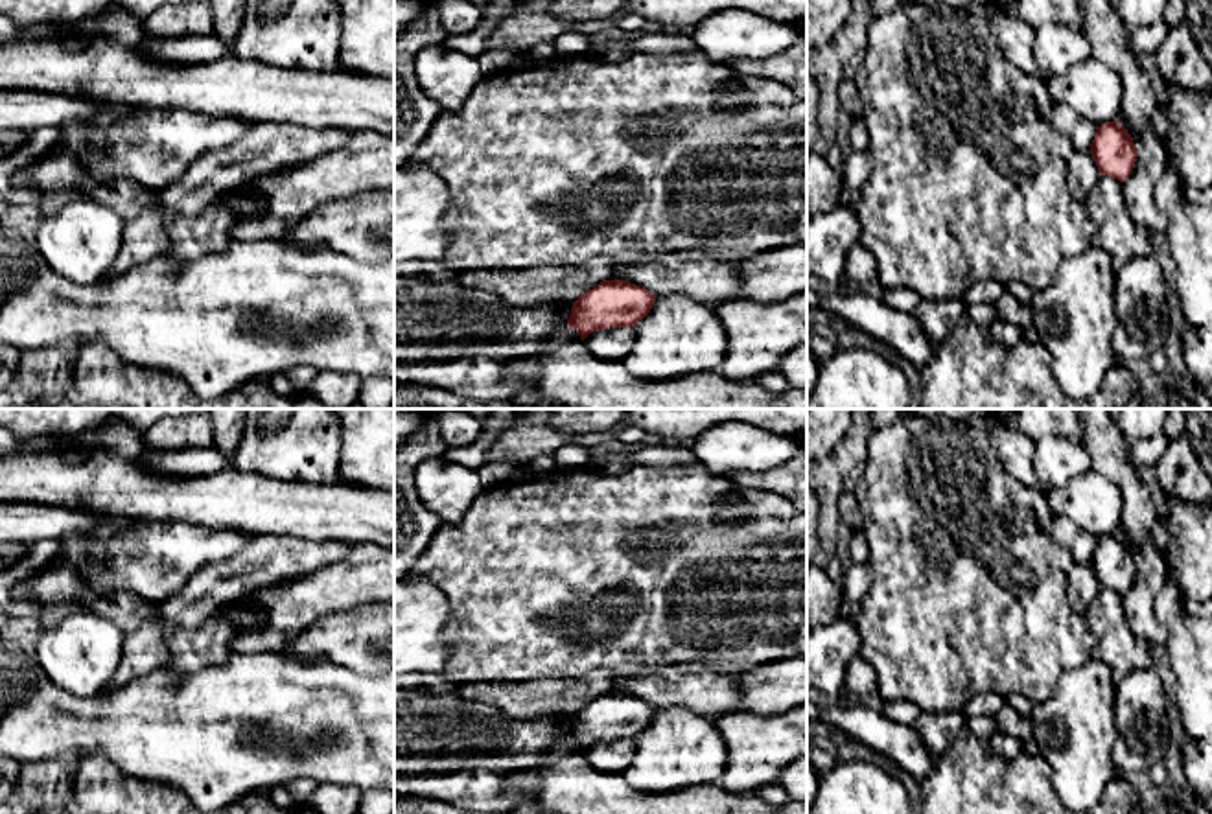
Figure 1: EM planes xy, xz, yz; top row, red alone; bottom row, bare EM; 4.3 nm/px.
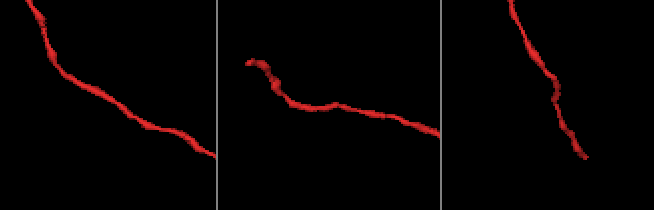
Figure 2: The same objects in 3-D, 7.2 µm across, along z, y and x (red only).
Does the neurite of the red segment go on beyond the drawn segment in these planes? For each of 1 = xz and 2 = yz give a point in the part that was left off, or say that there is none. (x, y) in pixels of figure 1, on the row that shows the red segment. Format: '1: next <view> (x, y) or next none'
1: next none
2: next none

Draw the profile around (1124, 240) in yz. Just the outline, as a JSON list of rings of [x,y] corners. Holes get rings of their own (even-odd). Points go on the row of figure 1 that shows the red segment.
[[[1100,175],[1083,203],[1096,225],[1094,245],[1105,249],[1114,267],[1140,256],[1153,256],[1153,243],[1148,230],[1136,225],[1124,203],[1124,182]]]

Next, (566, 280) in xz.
[[[610,260],[558,262],[525,271],[483,267],[460,274],[459,282],[477,291],[499,295],[514,308],[538,308],[549,302],[575,302],[604,280],[617,280]]]

